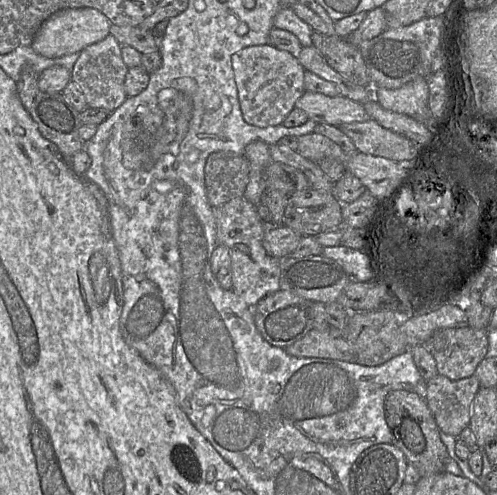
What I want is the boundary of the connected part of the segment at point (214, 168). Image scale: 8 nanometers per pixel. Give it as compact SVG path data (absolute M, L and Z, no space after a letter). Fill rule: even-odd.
M214 152L208 156L204 170L206 195L213 208L244 196L250 172L244 155Z

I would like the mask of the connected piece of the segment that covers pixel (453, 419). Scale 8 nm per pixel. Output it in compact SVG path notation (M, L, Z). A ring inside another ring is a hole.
M437 374L426 380L425 401L442 433L458 437L469 426L472 402L480 387L474 374L460 380Z

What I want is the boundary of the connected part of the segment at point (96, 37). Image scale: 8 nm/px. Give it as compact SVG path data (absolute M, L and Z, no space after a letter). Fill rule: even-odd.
M66 8L48 17L36 32L31 47L46 58L80 53L85 47L103 40L110 34L111 23L100 11L93 8Z

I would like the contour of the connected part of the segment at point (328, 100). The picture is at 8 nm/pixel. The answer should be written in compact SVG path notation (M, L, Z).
M305 91L296 101L295 108L304 111L315 123L337 127L370 119L361 103L342 95L329 97L321 93Z

